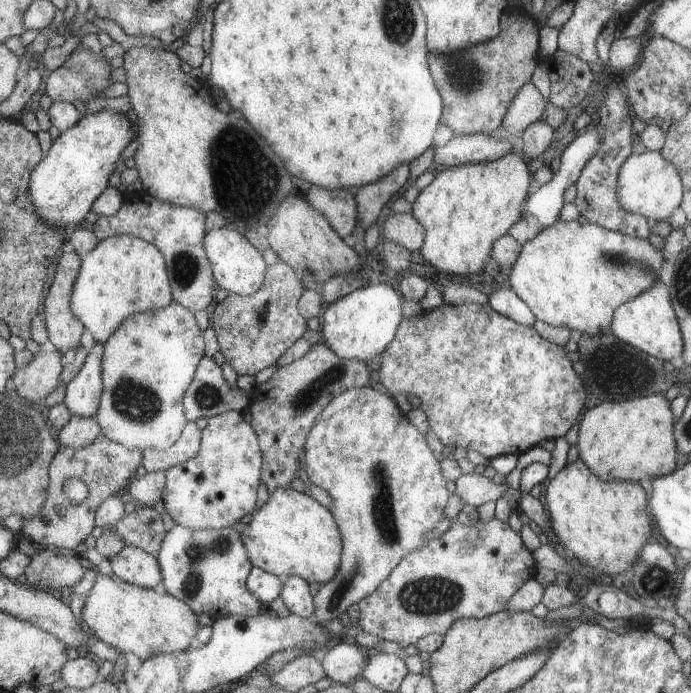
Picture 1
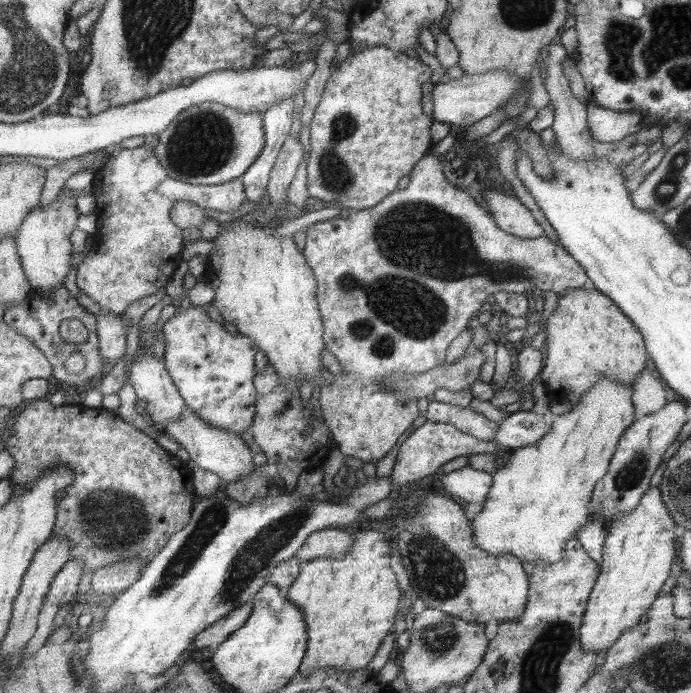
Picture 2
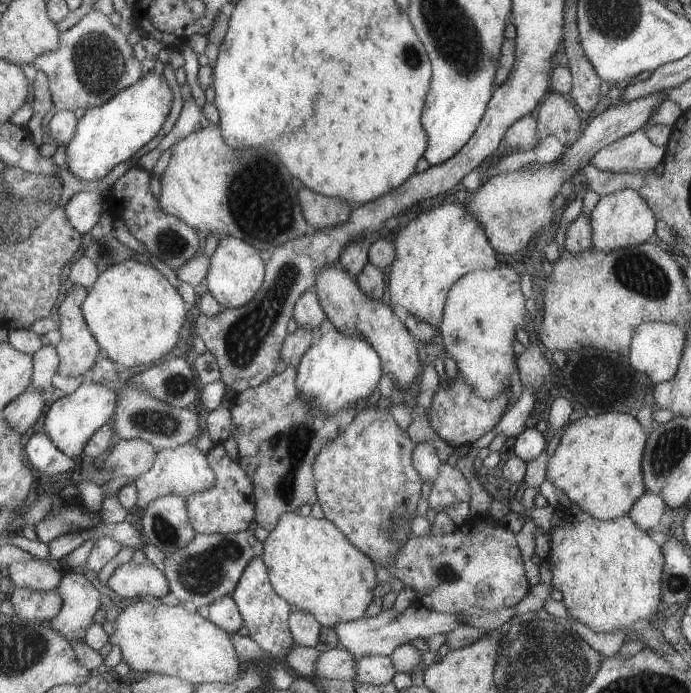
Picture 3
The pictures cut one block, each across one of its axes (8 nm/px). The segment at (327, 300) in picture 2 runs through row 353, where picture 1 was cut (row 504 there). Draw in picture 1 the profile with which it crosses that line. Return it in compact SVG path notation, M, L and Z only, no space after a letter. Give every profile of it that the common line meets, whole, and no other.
M369 386L366 387L352 387L339 394L327 404L325 409L316 418L314 426L311 428L306 441L306 454L305 454L305 469L309 481L323 490L330 499L330 507L328 510L334 518L334 522L341 534L342 538L342 553L341 562L336 574L327 583L321 584L319 591L312 597L312 604L314 605L314 612L311 618L315 618L315 622L327 622L327 620L337 619L346 608L353 603L361 601L370 593L373 593L391 573L391 570L398 566L398 562L411 552L422 548L429 540L425 539L425 534L433 530L433 526L439 522L439 518L443 515L443 506L447 502L447 488L445 488L445 480L439 470L439 460L435 460L433 452L429 450L423 432L419 431L405 418L405 414L397 408L393 397L383 394L383 392L373 390Z

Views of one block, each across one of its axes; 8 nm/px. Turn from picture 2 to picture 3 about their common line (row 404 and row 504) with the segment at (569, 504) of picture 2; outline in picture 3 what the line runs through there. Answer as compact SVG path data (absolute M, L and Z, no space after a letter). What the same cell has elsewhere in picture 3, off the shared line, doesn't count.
M617 412L571 422L546 462L545 479L593 518L608 521L625 516L645 492L641 460L647 436L641 427L635 416Z

